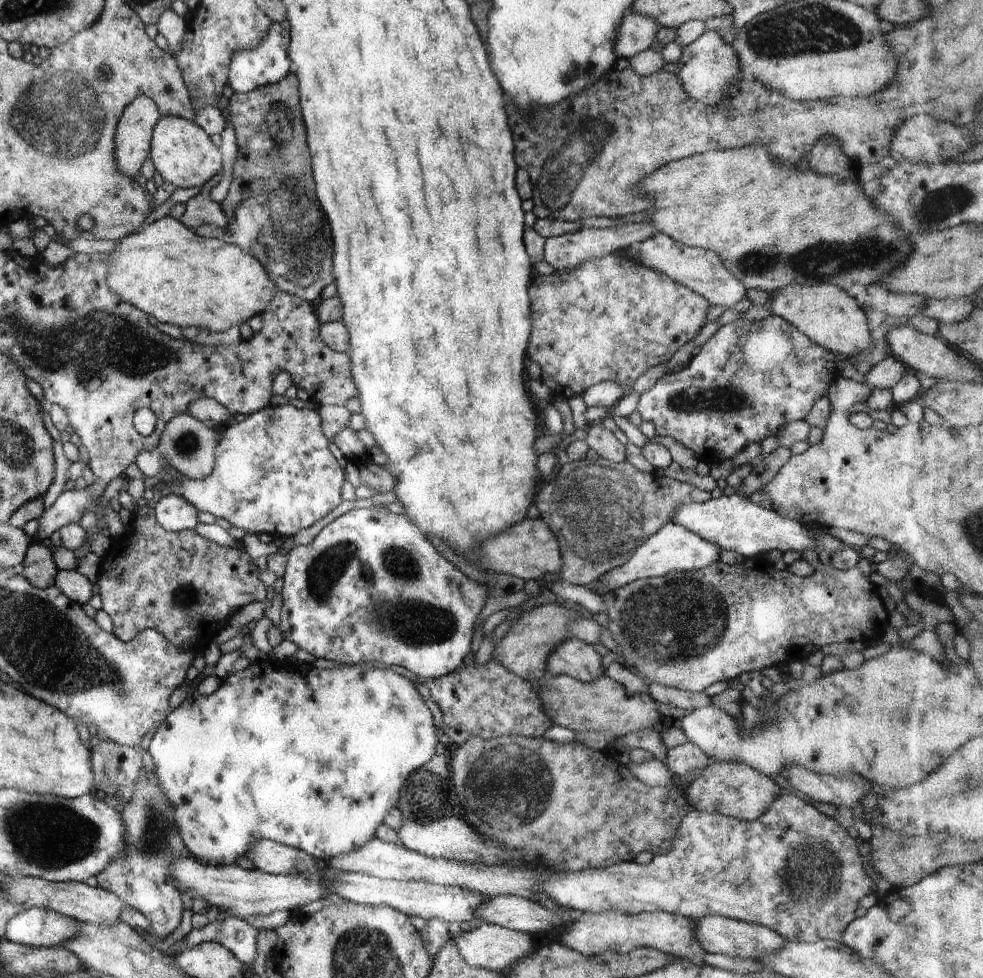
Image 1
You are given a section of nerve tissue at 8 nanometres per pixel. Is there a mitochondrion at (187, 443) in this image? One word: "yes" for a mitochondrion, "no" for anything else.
yes

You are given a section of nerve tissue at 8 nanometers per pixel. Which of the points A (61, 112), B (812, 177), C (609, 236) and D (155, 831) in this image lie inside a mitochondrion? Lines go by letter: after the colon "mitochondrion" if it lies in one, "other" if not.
A: mitochondrion
B: other
C: other
D: mitochondrion

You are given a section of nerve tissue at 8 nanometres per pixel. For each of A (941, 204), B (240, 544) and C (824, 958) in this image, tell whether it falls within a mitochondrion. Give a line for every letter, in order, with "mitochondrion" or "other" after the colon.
A: mitochondrion
B: other
C: other

